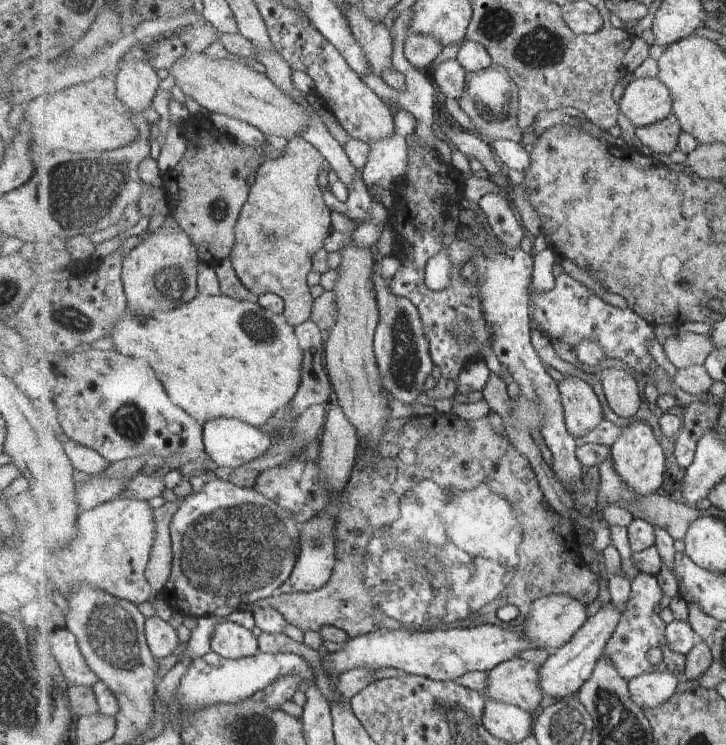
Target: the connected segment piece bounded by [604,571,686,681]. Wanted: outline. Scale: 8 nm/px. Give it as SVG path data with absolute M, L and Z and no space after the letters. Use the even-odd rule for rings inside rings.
M655 571L654 573L638 573L632 581L631 598L627 609L604 652L613 660L619 674L622 674L622 677L628 681L641 676L641 674L652 672L673 672L680 679L684 679L686 676L686 655L673 652L671 646L667 644L668 624L661 618L663 595L665 594L657 582ZM653 648L662 651L662 661L658 665L651 664L651 660L649 660L649 652Z

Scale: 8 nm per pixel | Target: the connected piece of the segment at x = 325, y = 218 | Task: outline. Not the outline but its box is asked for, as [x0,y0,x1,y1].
[228,135,333,328]

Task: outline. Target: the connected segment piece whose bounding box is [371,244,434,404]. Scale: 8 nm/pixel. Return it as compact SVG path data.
M376 244L371 247L371 252L375 260L371 280L380 312L380 322L374 338L374 351L383 378L383 388L387 388L392 398L411 404L417 402L421 390L425 388L425 380L431 376L433 370L434 360L431 358L429 340L425 336L417 306L408 298L395 296L392 278L383 278L380 274L380 261L387 255L379 254Z

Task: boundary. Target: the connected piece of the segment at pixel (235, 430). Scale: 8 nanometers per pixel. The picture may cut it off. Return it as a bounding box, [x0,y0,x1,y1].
[202,418,273,467]

